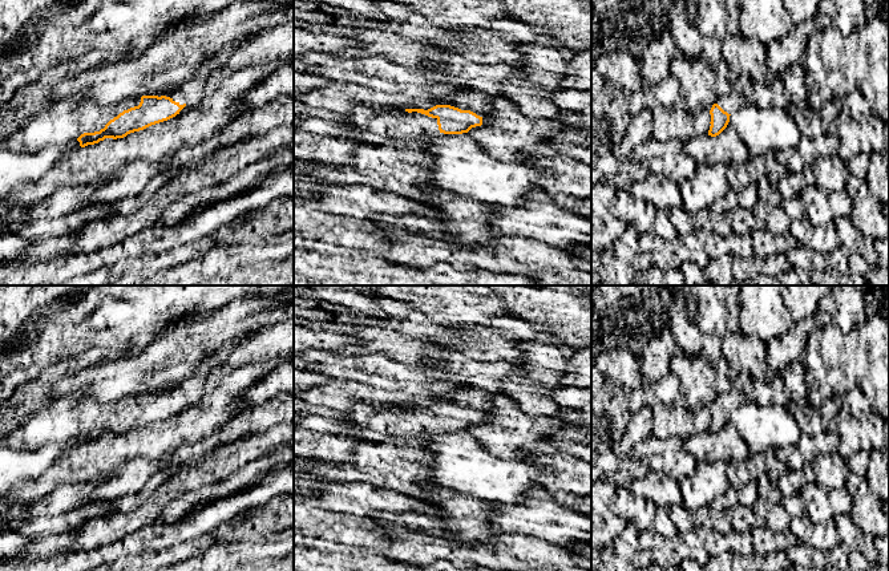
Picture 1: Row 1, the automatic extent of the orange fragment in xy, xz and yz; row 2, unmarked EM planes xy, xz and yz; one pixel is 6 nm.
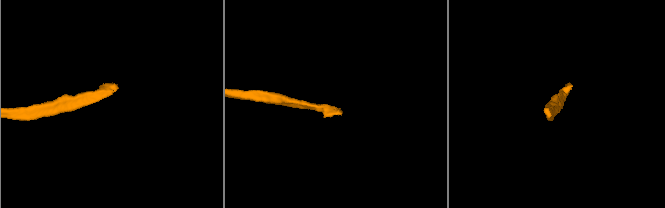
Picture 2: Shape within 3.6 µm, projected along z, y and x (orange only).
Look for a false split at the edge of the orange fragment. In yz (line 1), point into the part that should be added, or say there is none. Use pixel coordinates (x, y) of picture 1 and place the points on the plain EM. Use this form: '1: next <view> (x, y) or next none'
1: next none

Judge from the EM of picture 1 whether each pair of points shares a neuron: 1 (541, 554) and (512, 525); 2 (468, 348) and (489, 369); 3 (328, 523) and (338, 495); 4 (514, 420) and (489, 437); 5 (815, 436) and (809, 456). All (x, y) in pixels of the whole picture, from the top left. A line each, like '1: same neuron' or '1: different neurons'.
1: different neurons
2: different neurons
3: same neuron
4: same neuron
5: same neuron

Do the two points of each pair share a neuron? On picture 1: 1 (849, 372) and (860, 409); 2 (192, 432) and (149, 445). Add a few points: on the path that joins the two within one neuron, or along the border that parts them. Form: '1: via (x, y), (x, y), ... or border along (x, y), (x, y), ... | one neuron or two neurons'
1: border along (845, 393), (856, 387), (873, 412) | two neurons
2: via (181, 432), (160, 438) | one neuron

